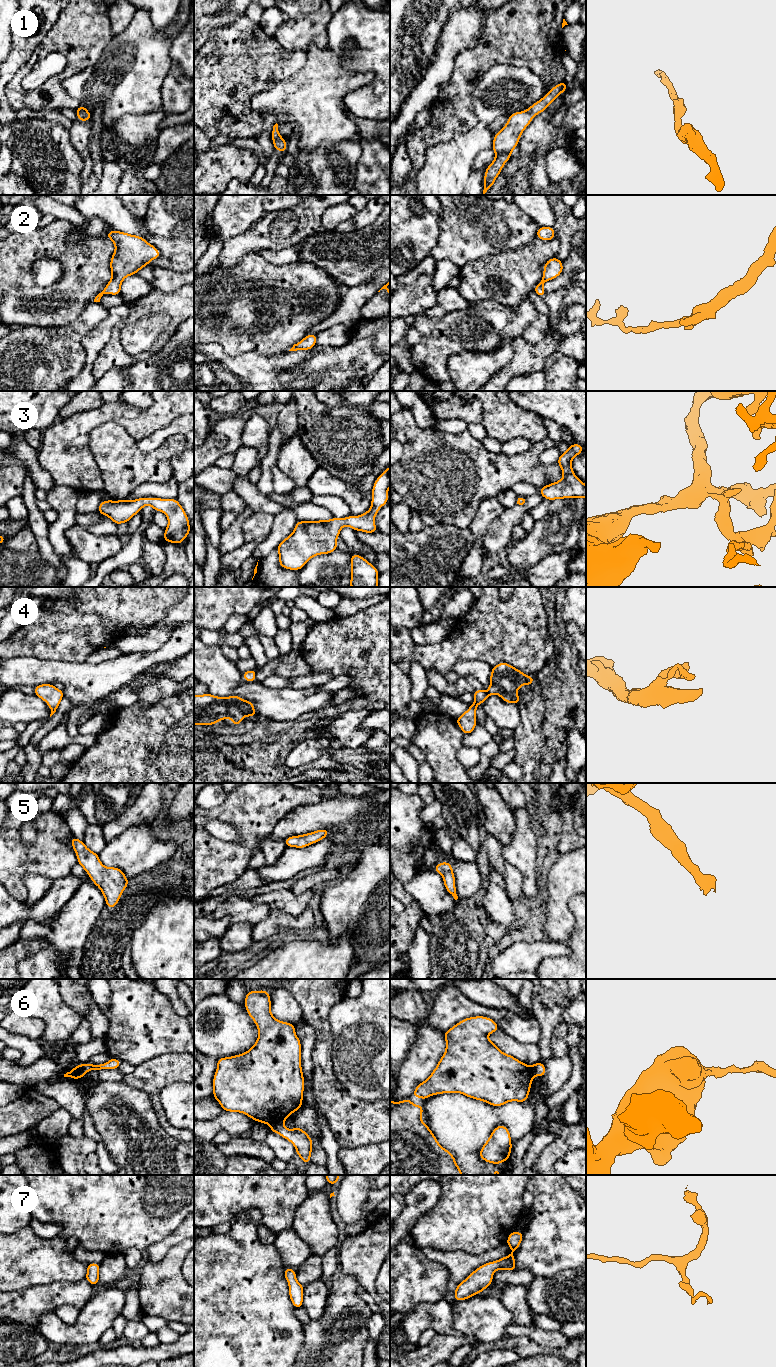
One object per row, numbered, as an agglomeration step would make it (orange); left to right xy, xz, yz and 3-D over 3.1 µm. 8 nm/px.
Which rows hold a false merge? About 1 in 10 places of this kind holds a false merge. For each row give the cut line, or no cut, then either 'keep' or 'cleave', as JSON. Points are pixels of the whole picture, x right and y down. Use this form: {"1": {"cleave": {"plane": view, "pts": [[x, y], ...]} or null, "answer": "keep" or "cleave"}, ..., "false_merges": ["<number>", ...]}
{"1": {"cleave": null, "answer": "keep"}, "2": {"cleave": null, "answer": "keep"}, "3": {"cleave": null, "answer": "keep"}, "4": {"cleave": null, "answer": "keep"}, "5": {"cleave": null, "answer": "keep"}, "6": {"cleave": {"plane": "xz", "pts": [[282, 1121], [271, 1125]]}, "answer": "cleave"}, "7": {"cleave": null, "answer": "keep"}, "false_merges": ["6"]}

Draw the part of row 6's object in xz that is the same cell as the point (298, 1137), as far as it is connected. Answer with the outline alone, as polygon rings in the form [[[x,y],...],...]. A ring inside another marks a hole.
[[[282,1122],[271,1125],[270,1130],[290,1141],[296,1148],[297,1155],[303,1160],[305,1165],[310,1162],[313,1140],[303,1129],[295,1126],[293,1130],[290,1130]]]

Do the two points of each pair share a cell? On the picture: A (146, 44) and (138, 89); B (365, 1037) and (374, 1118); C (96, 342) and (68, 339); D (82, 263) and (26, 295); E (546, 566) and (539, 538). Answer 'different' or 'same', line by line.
A: same
B: different
C: different
D: same
E: different

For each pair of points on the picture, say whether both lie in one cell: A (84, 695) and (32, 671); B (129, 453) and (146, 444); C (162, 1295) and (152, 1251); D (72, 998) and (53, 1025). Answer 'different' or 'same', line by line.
A: same
B: different
C: different
D: different

